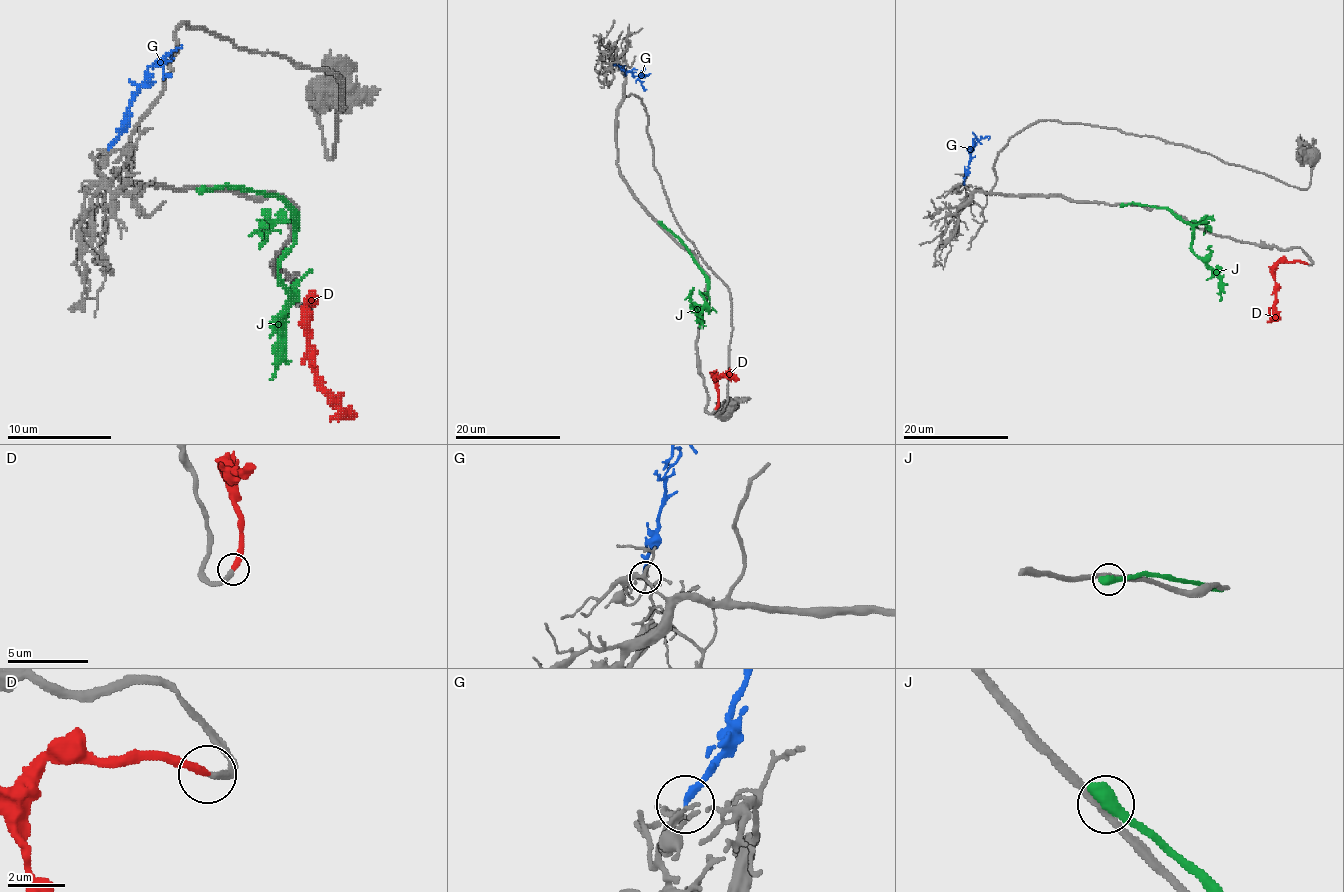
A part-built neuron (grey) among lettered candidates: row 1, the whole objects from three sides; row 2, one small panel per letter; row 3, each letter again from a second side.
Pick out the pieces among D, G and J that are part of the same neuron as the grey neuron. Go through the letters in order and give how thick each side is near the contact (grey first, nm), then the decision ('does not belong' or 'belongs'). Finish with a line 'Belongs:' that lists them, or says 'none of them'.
D: 280 nm thick on the grey side, 300 nm on the other; belongs
G: 120 nm thick on the grey side, 280 nm on the other; does not belong
J: 280 nm thick on the grey side, 650 nm on the other; does not belong
Belongs: D

